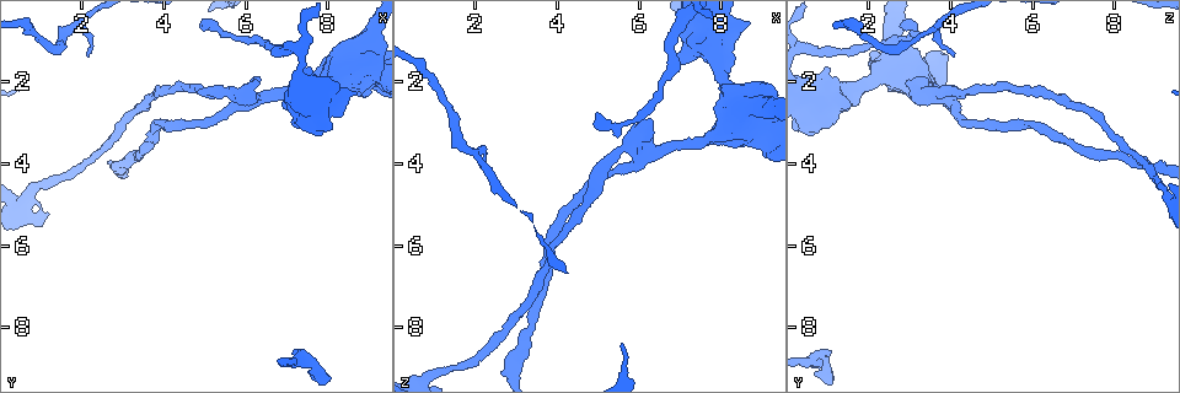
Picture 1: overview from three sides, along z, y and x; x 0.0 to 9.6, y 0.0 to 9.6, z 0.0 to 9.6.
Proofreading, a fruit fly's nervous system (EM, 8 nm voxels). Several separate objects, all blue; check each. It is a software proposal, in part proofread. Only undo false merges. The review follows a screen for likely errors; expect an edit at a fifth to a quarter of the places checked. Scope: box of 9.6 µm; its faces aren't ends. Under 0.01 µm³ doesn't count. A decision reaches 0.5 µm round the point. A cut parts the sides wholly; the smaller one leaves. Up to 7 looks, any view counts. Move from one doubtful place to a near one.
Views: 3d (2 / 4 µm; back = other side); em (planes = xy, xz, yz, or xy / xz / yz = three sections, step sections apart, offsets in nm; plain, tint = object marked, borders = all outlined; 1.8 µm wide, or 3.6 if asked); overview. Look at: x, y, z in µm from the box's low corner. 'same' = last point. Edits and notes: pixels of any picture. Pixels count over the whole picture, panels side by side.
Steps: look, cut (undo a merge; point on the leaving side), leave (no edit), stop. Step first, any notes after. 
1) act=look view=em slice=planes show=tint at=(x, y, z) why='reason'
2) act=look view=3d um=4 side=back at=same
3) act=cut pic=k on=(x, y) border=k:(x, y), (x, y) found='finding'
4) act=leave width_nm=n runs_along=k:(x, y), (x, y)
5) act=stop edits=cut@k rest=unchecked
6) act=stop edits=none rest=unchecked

act=look view=em slice=planes show=tint at=(6.20, 2.35, 3.75)

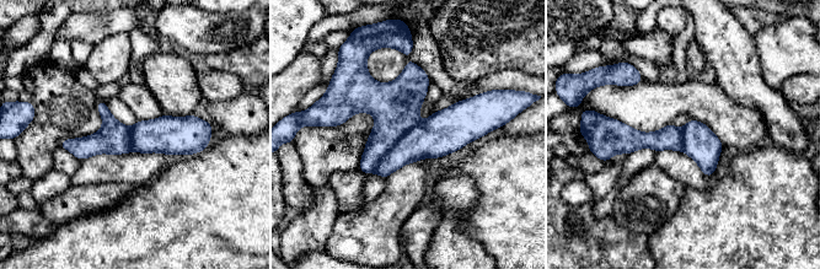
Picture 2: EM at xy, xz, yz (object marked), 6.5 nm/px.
act=cut pic=2 on=(395, 107) width_nm=220 border=2:(418, 123), (398, 139), (371, 171) found='a second neuron is stuck on'

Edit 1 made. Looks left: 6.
act=look view=em um=3.6 slice=planes show=tint at=(8.95, 0.95, 2.50) why='sharp bend'

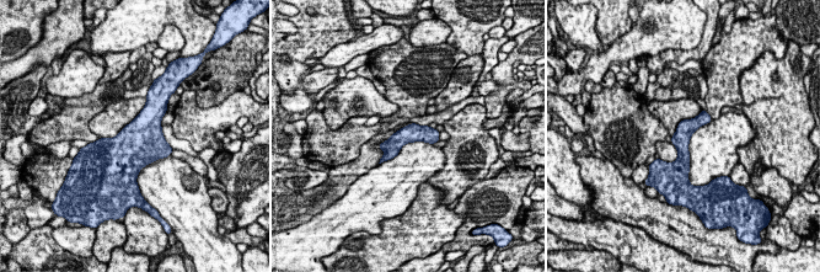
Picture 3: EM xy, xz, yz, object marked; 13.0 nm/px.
act=leave runs_along=3:(703, 113), (682, 136), (682, 171) found='continuous, no second neuron'

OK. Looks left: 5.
act=look view=3d um=2 at=(7.30, 8.80, 0.65) why='a fork'

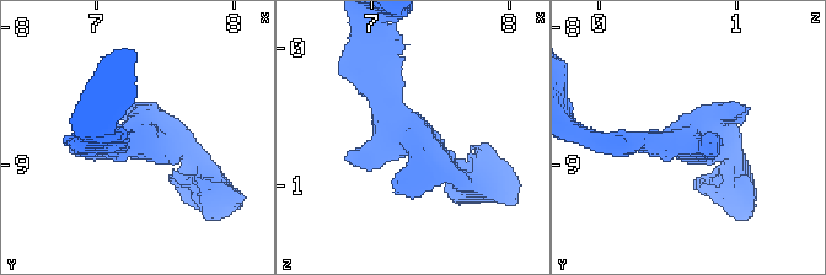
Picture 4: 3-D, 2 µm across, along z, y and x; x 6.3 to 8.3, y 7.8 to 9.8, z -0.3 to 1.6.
act=look view=em slice=planes show=tint at=(7.34, 8.86, 0.64)

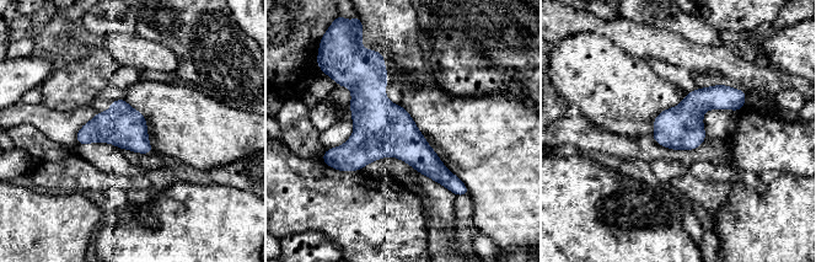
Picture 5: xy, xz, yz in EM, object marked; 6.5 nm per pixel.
act=leave width_nm=280 found='all the same neuron'

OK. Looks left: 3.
act=stop edits=cut@2 rest=unchecked

